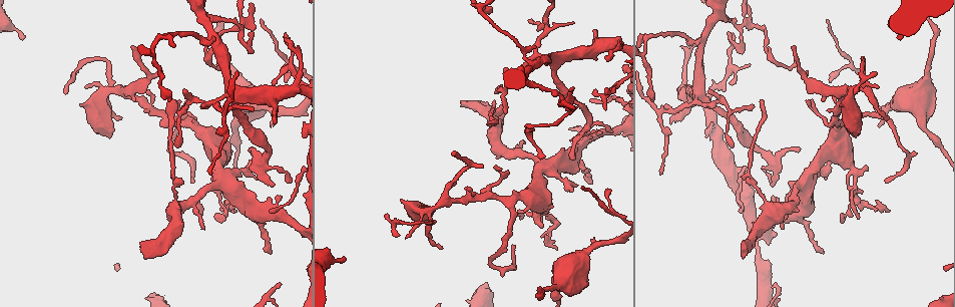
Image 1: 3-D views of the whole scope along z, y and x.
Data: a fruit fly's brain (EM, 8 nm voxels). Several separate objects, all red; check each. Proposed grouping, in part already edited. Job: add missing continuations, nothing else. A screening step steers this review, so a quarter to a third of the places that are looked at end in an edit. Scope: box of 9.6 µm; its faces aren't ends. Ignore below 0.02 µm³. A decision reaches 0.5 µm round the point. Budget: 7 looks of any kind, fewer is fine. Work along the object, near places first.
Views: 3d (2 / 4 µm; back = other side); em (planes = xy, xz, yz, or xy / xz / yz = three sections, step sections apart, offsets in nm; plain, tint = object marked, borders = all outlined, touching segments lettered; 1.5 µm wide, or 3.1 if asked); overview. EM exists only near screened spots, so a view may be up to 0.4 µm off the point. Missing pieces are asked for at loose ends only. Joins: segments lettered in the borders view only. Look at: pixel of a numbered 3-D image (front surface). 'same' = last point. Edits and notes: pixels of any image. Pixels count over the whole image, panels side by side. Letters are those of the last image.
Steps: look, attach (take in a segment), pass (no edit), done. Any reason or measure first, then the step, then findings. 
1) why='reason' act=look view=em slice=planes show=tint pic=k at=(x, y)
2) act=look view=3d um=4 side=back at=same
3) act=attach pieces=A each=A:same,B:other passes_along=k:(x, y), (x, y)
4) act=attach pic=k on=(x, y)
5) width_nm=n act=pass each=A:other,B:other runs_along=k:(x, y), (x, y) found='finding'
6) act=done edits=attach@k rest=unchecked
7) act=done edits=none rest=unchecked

why='an open end' act=look view=3d um=2 side=back pic=1 at=(442, 247)

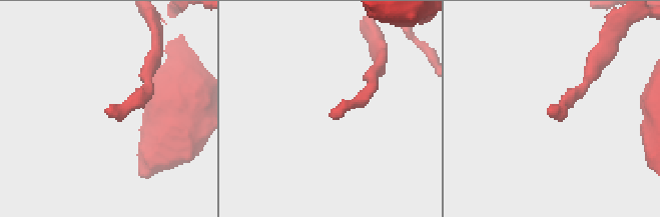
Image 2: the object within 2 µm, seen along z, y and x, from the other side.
why='need the tissue' act=look view=em slice=yz step=4 show=tint pic=2 at=(110, 106)

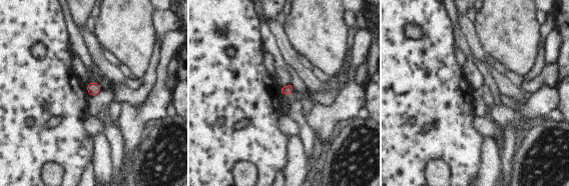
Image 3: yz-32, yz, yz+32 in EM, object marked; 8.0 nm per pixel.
why='cut it another way' act=look view=em slice=planes show=borders at=same

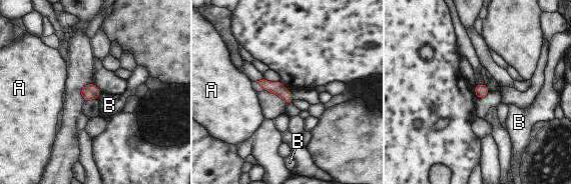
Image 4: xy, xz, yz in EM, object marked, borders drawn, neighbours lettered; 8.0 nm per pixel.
act=pass each=A:other,B:other found='no lettered segment goes on from it'

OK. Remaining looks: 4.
why='branch stops here' act=look view=em slice=planes show=borders pic=1 at=(899, 38)

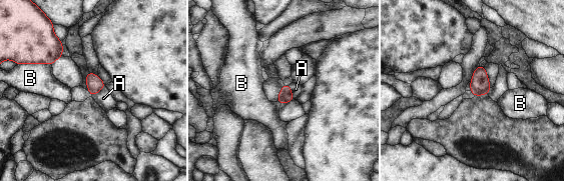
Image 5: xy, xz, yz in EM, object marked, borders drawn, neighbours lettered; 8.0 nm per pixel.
act=attach pic=5 on=(103, 98) each=A:same,B:other passes_along=5:(94, 83), (98, 90), (103, 98) found='the cell continues'

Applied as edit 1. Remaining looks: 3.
why='an open end' act=look view=em slice=planes show=borders pic=1 at=(593, 238)

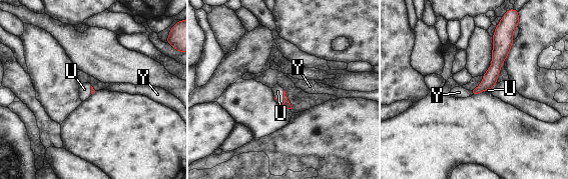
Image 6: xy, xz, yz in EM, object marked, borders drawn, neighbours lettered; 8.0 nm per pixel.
act=attach pic=6 on=(277, 91) each=U:same,Y:other passes_along=6:(286, 104), (284, 98), (277, 91) found='it goes on there'

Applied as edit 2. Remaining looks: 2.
act=done edits=attach@5,attach@6 rest=unchecked

